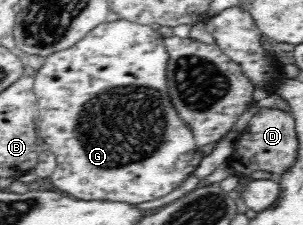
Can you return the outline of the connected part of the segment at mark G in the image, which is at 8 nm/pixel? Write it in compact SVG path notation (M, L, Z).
M125 19L101 23L87 32L70 48L45 56L43 65L36 69L33 93L36 95L36 102L40 111L36 122L39 140L49 145L48 149L55 154L57 159L57 167L50 175L50 179L57 189L60 189L65 195L73 195L73 197L83 201L115 201L135 205L143 203L143 201L155 201L155 199L161 199L161 197L173 193L191 175L194 175L195 169L198 168L205 155L195 143L195 136L191 128L179 117L179 113L175 111L175 107L169 99L169 93L167 93L168 81L165 81L168 59L168 51L158 31L153 31L150 26L140 25Z

